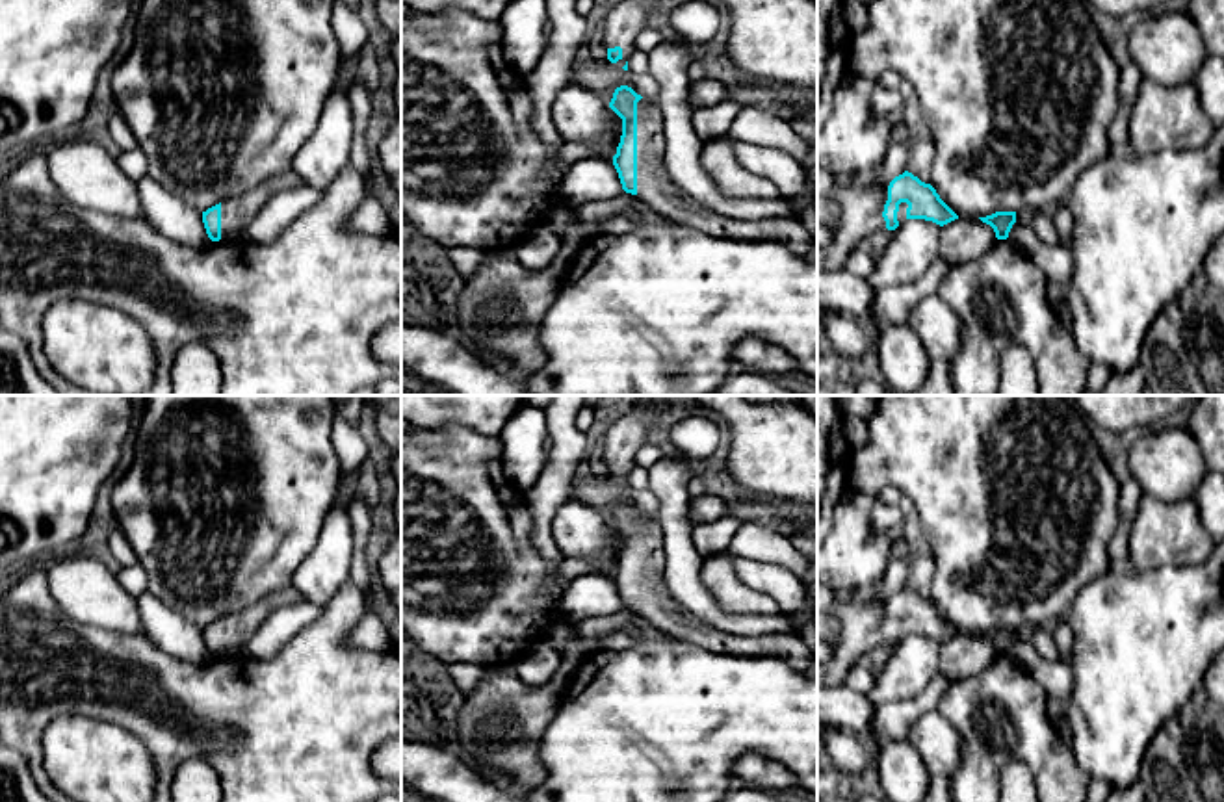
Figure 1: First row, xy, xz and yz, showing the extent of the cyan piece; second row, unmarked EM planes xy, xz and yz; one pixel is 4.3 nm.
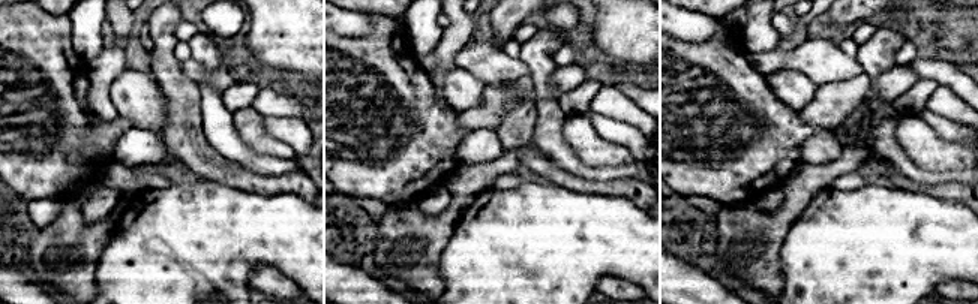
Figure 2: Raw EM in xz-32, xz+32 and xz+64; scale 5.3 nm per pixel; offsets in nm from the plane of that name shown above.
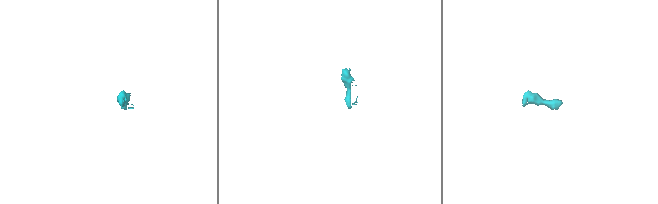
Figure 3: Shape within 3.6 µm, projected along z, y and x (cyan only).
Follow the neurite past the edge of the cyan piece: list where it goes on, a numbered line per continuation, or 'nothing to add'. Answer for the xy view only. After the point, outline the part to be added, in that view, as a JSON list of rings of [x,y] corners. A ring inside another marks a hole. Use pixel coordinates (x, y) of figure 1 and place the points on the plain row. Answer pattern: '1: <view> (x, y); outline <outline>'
1: xy (238, 626); outline [[[293,587],[269,592],[251,605],[243,605],[221,618],[221,655],[241,653],[260,624],[279,607],[303,600]]]

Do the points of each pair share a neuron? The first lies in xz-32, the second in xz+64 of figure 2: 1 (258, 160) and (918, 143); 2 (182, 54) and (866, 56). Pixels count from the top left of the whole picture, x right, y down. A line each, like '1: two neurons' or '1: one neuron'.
1: two neurons
2: two neurons

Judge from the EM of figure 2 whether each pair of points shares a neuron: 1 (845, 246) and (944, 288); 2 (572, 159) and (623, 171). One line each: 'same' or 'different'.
1: different
2: same

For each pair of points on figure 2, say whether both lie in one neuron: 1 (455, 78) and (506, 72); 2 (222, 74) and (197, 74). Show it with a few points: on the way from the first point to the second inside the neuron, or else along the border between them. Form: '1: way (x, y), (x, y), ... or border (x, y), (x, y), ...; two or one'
1: border (455, 68), (468, 71), (486, 86); two
2: way (216, 77), (203, 77); one

